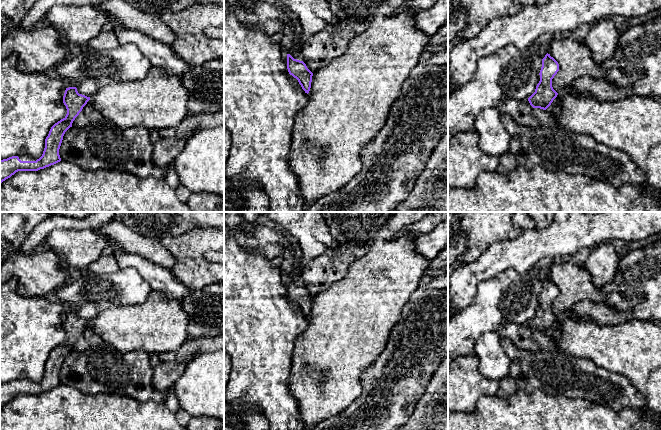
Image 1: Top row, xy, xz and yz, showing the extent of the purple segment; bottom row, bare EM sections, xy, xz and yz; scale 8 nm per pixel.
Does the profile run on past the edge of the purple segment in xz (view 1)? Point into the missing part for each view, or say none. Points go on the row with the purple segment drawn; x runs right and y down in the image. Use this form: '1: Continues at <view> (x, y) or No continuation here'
1: No continuation here

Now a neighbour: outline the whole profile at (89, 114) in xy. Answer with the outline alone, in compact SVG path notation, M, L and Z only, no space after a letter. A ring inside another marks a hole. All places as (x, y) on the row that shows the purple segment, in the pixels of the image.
M89 100L73 121L72 127L86 127L91 122L96 122L101 119L103 119L102 114L92 106L91 101Z

